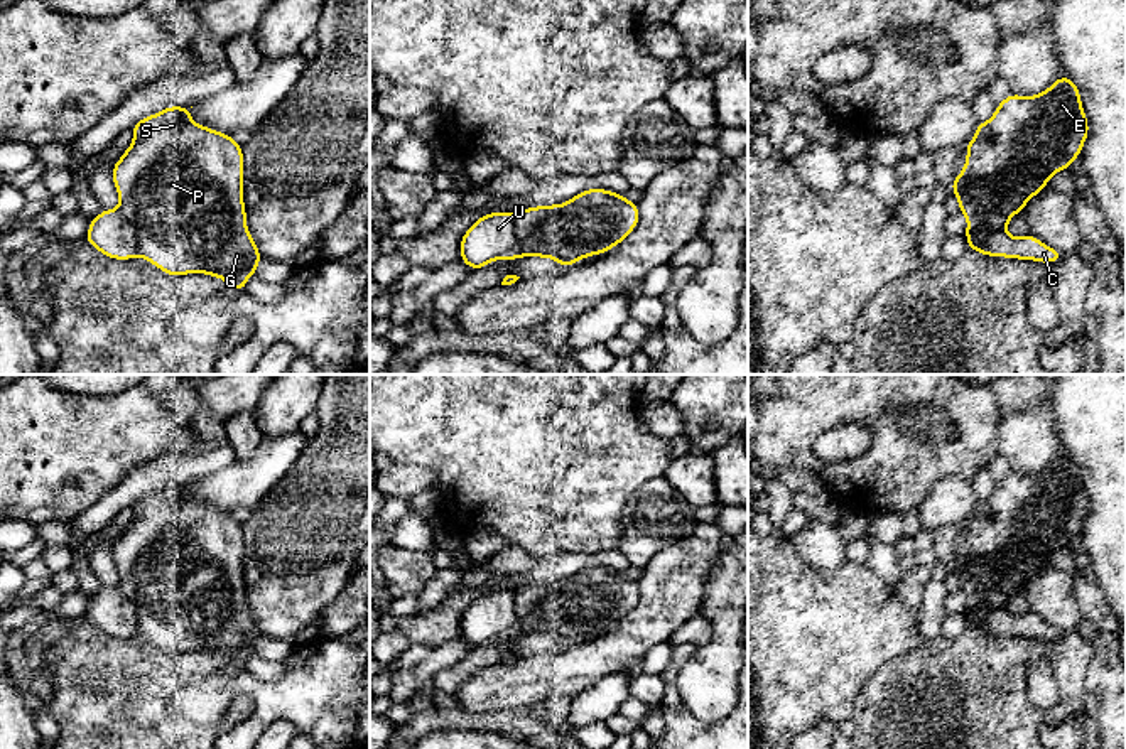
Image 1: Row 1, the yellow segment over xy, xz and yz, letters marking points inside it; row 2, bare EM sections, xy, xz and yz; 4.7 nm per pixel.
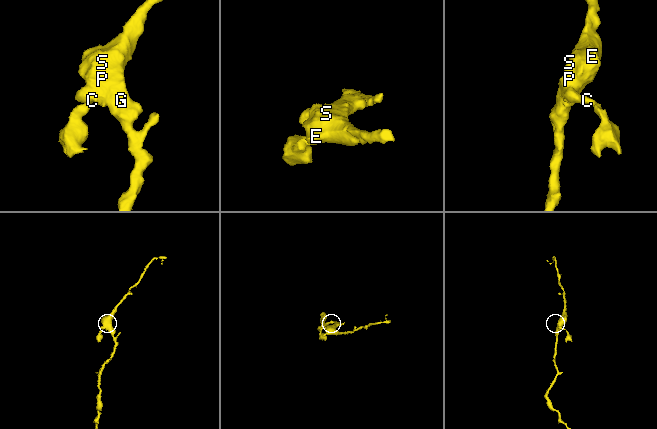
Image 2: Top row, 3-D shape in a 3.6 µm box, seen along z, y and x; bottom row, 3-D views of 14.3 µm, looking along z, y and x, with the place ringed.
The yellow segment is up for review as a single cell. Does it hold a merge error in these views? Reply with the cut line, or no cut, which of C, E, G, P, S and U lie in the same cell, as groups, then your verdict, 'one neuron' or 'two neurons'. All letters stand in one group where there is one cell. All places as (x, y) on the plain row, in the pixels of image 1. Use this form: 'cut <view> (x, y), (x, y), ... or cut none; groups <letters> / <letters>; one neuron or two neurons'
cut xy (117, 587), (132, 603), (139, 631); groups C U / E G P S; two neurons

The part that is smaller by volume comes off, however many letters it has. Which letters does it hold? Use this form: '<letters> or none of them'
C, U

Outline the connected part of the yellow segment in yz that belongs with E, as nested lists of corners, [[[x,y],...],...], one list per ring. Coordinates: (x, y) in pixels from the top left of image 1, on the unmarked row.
[[[1069,454],[1057,455],[1040,472],[1013,471],[998,481],[994,493],[977,501],[974,516],[966,521],[962,552],[950,558],[959,589],[967,595],[967,626],[977,629],[991,611],[1006,607],[1010,597],[1025,589],[1028,577],[1040,572],[1053,552],[1080,535],[1087,513],[1080,469]]]

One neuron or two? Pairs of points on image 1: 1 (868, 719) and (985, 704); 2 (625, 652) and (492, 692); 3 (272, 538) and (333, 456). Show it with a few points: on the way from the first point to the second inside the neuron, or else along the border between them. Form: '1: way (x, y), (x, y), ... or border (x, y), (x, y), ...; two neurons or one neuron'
1: way (897, 719), (915, 719), (925, 709), (956, 709); one neuron
2: way (591, 660), (584, 665), (542, 673), (525, 682); one neuron
3: way (292, 518), (333, 476); one neuron

